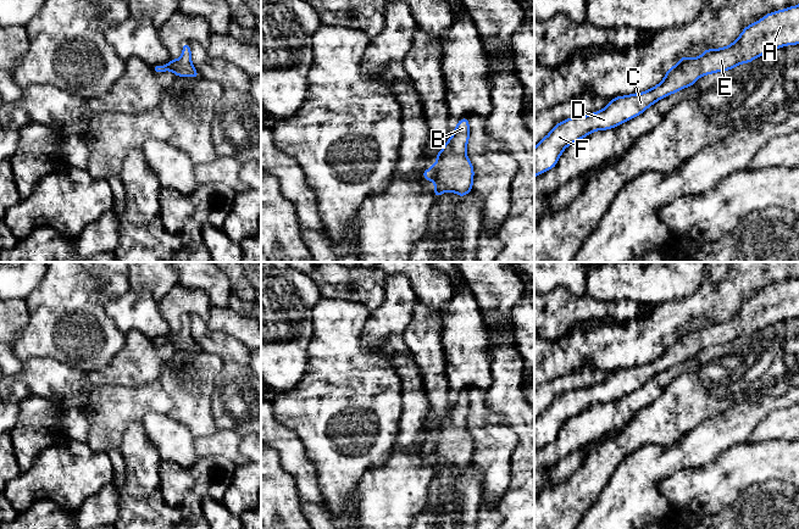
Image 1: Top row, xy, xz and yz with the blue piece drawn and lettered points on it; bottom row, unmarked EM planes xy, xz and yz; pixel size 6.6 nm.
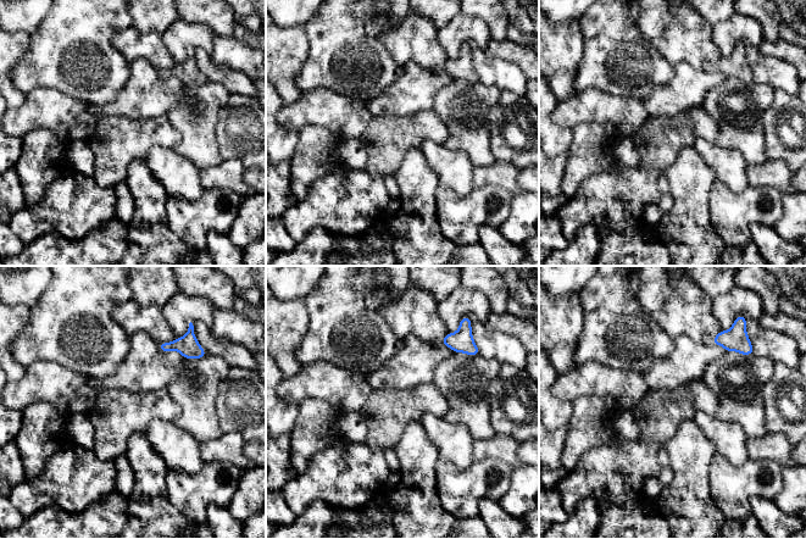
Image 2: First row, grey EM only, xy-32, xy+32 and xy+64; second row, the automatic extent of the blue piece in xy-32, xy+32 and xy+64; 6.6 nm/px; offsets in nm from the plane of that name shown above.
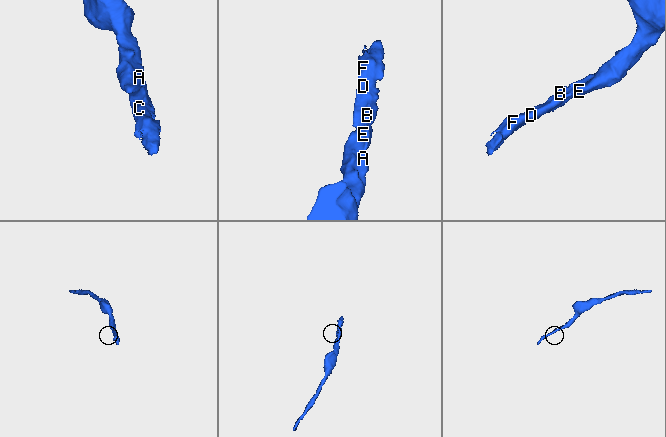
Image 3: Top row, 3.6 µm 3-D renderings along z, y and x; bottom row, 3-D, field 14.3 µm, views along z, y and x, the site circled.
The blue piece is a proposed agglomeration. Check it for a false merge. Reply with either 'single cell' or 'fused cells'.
single cell

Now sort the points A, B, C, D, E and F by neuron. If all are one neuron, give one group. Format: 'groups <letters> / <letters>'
groups A B C D E F

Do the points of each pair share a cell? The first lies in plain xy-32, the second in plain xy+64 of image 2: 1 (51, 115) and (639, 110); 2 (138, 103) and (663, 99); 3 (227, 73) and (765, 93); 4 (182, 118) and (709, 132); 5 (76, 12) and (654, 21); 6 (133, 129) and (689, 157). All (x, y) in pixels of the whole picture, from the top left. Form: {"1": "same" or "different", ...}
{"1": "same", "2": "same", "3": "different", "4": "different", "5": "different", "6": "different"}

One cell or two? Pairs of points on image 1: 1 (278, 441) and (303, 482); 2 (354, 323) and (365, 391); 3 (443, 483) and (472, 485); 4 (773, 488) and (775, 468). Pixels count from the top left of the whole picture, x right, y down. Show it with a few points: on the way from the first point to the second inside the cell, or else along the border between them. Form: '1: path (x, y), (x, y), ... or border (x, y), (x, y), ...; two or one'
1: path (288, 451), (303, 472); one
2: path (353, 340), (353, 374); one
3: path (450, 485), (465, 485); one
4: border (786, 482), (766, 480), (745, 488); two

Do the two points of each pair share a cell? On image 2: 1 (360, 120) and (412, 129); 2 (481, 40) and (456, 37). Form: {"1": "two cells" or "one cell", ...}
{"1": "two cells", "2": "one cell"}

